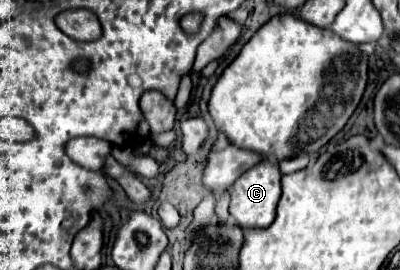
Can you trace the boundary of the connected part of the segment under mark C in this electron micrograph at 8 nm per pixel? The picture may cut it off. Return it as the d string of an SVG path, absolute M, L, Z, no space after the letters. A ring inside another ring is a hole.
M263 159L249 171L245 171L231 187L231 205L229 213L233 215L239 227L269 227L275 219L277 201L281 197L281 171L275 161Z

